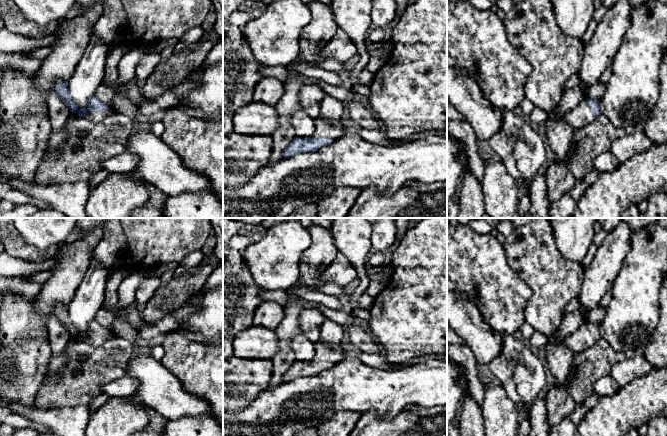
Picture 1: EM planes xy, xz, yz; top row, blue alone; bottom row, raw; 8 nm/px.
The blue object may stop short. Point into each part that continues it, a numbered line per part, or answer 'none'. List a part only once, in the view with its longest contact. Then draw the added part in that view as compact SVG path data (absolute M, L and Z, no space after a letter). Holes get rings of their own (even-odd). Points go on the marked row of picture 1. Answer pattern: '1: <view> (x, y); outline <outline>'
1: xy (97, 116); outline M107 106L107 109L103 112L101 111L95 111L95 112L91 112L88 113L84 116L85 119L87 120L91 120L93 122L100 122L110 116L114 116L117 113L113 110L113 108L111 108L110 106Z

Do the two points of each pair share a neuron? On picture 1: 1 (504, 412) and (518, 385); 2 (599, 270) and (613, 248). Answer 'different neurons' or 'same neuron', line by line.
1: different neurons
2: same neuron

